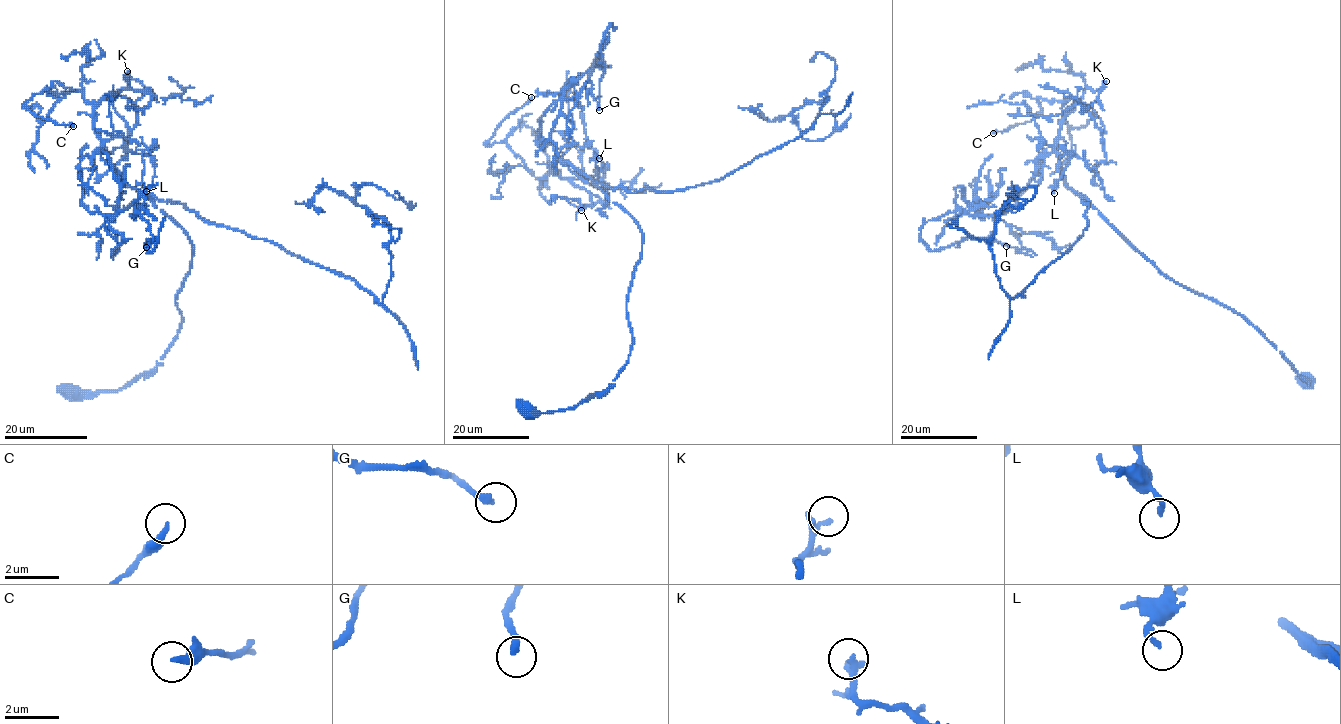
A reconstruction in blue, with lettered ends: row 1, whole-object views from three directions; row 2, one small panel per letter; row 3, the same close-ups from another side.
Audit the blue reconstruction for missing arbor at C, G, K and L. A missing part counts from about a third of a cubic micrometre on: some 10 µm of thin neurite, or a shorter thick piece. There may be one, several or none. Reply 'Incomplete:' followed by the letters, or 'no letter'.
Incomplete: no letter

